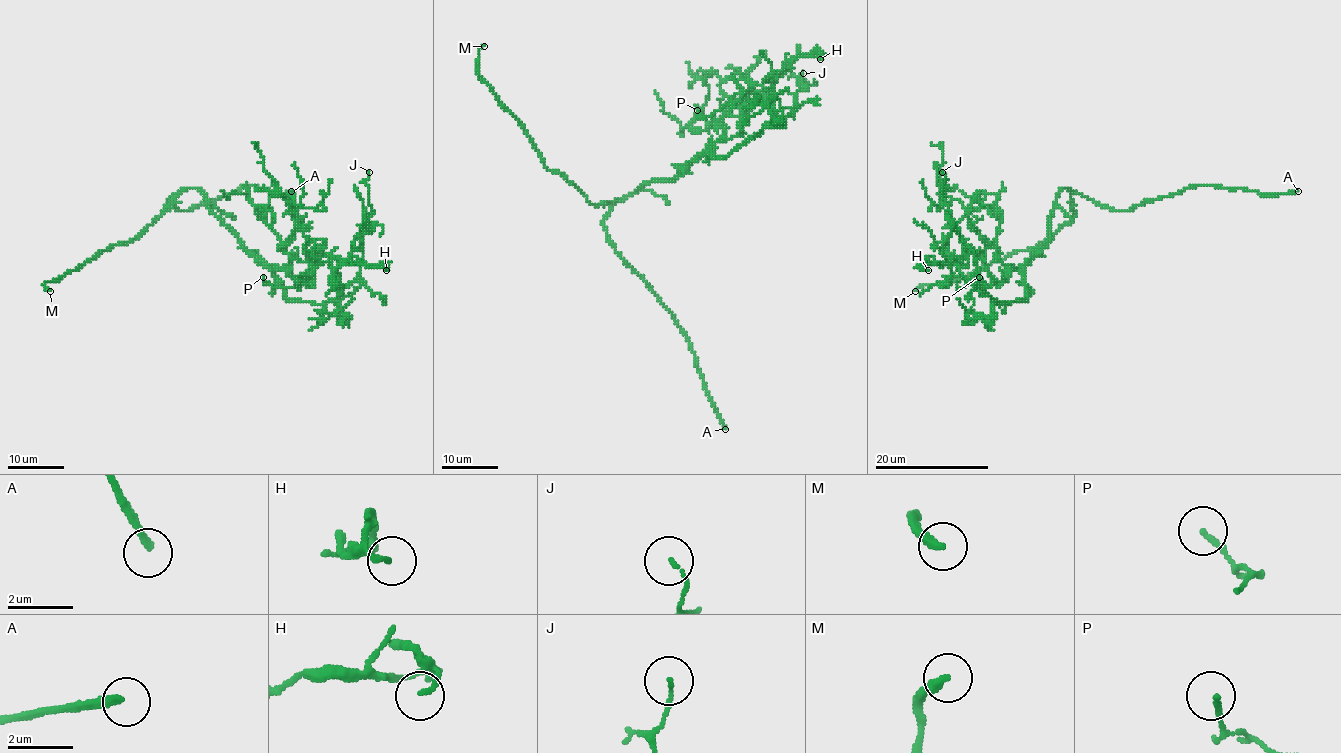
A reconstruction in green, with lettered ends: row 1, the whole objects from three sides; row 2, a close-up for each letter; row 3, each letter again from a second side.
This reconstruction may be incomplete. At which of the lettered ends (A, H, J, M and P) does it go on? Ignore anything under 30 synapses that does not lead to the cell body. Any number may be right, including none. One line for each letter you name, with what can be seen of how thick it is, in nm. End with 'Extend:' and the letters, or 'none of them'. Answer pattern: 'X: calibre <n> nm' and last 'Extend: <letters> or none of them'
A: calibre 240 nm
M: calibre 280 nm
Extend: A, M

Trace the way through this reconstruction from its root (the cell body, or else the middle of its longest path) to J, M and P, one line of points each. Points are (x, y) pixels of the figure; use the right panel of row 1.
J: (1053, 216), (1050, 240), (1024, 270), (1026, 298), (996, 302), (976, 282), (974, 252), (942, 196), (942, 172)
M: (1053, 216), (1057, 194), (1068, 189), (1074, 217), (1048, 240), (992, 261), (959, 279), (921, 285), (915, 291)
P: (1053, 216), (1050, 240), (1024, 270), (1024, 299), (996, 302), (955, 262), (983, 288), (979, 277)

